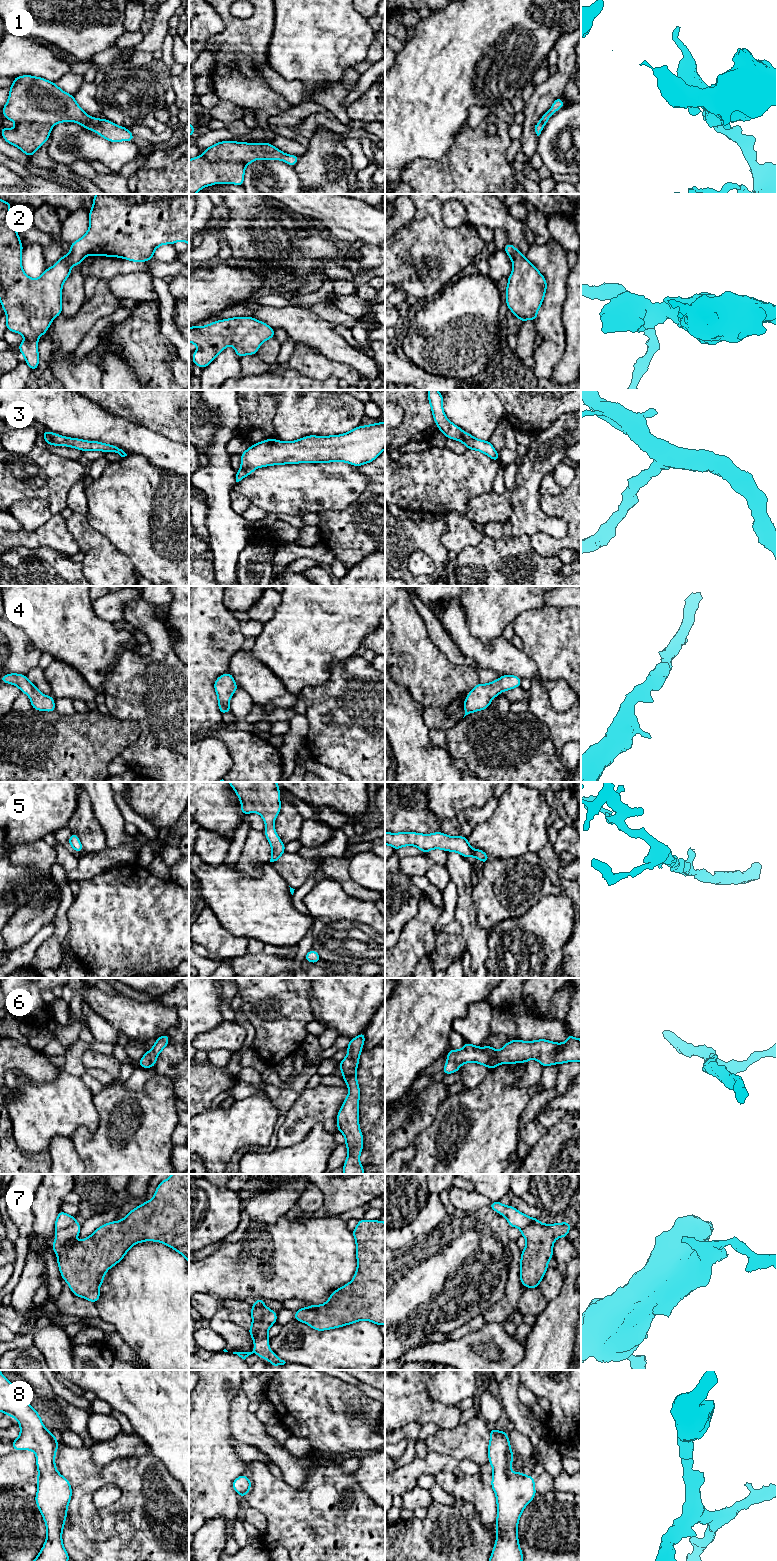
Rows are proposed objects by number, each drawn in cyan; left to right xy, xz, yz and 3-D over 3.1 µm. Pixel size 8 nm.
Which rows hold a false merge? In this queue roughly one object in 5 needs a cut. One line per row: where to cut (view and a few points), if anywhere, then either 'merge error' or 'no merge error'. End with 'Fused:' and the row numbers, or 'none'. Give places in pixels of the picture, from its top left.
1: no cut; no merge error
2: no cut; no merge error
3: no cut; no merge error
4: no cut; no merge error
5: no cut; no merge error
6: no cut; no merge error
7: cut in xz along (272, 1311), (267, 1312), (262, 1317), (253, 1341); merge error
8: no cut; no merge error
Fused: 7

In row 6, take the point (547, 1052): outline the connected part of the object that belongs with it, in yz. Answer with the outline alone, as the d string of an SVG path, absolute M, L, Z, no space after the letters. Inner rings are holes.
M568 1033L565 1043L546 1039L534 1041L511 1040L499 1051L487 1045L483 1048L465 1042L461 1050L451 1049L443 1067L445 1075L458 1072L461 1065L469 1062L485 1065L490 1070L499 1064L526 1063L535 1059L544 1067L565 1062L581 1062L581 1039Z

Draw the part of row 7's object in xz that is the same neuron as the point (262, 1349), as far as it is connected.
M275 1311L266 1313L262 1319L260 1327L256 1332L254 1338L254 1351L262 1359L268 1360L273 1367L284 1365L286 1362L280 1359L276 1354L271 1351L268 1345L270 1337L268 1336L268 1330L277 1321L277 1313Z

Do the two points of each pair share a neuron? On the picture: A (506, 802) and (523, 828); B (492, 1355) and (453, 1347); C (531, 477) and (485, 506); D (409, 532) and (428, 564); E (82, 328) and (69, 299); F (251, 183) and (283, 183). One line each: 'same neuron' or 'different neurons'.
A: same neuron
B: same neuron
C: different neurons
D: different neurons
E: different neurons
F: same neuron

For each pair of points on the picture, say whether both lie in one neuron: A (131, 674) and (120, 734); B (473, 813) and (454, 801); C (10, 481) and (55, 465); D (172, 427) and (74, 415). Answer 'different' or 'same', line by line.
A: different
B: different
C: same
D: different

